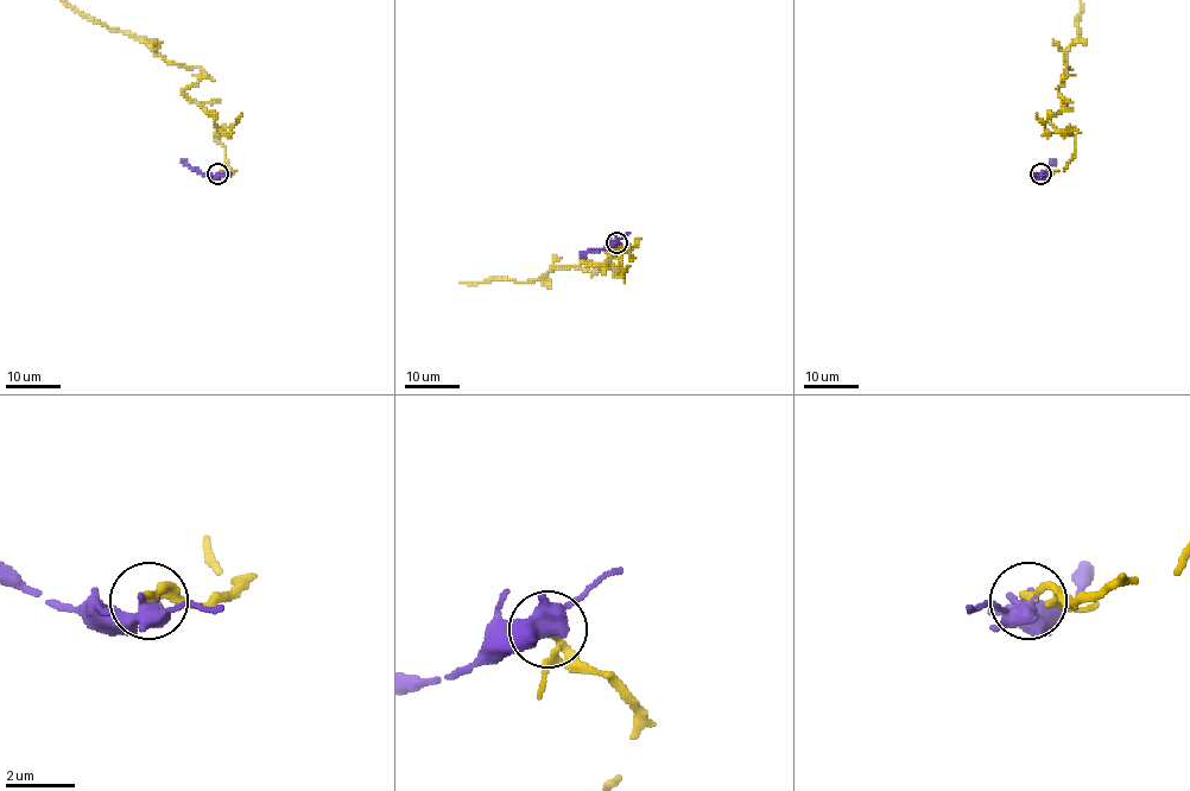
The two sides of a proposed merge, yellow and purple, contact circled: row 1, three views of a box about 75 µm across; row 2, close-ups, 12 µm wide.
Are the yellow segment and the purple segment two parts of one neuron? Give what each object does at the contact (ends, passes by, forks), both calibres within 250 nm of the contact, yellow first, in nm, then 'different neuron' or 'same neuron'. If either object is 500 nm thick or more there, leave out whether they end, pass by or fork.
yellow ends | purple forks | 240/400 nm | same neuron

